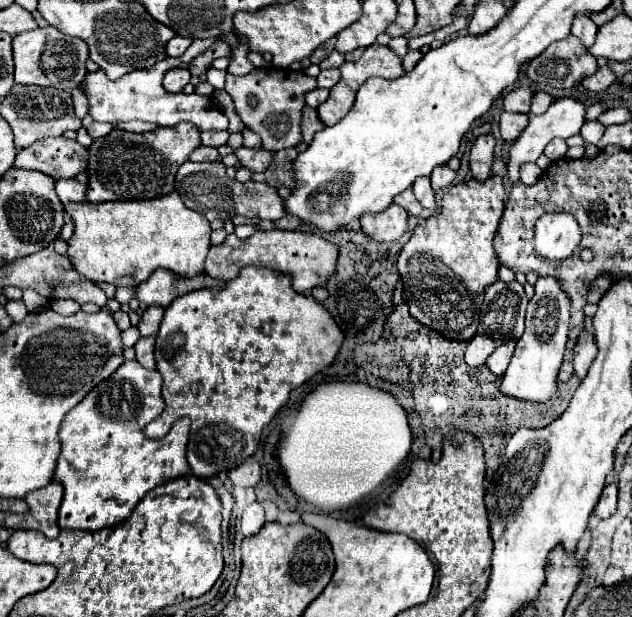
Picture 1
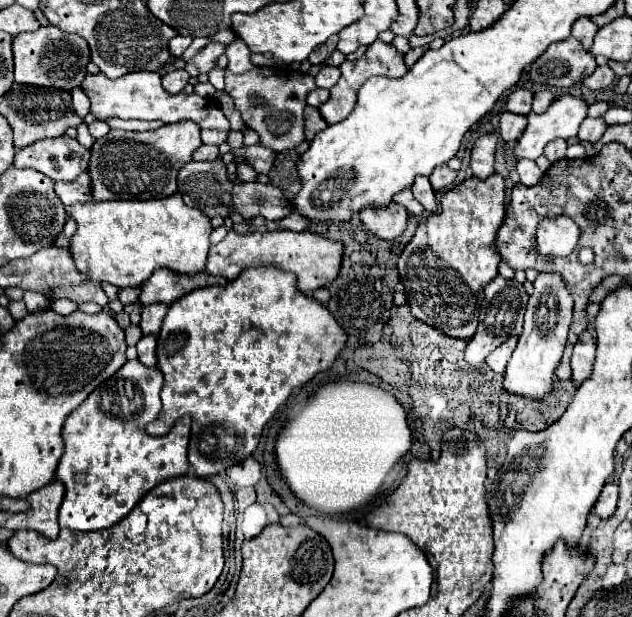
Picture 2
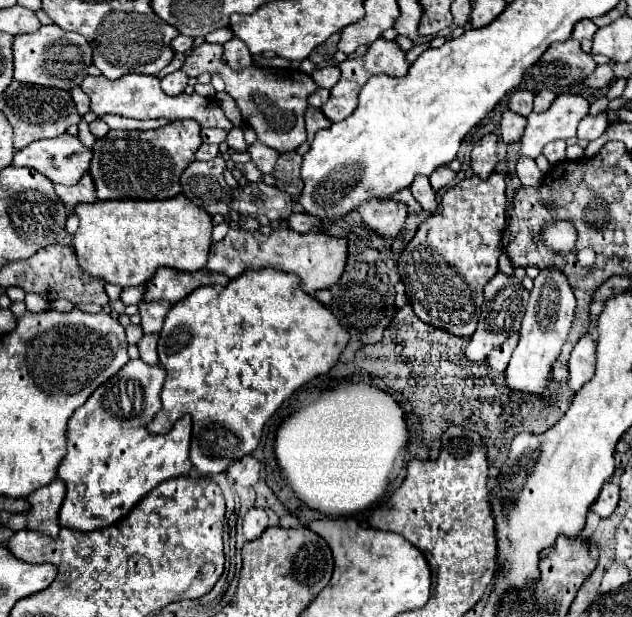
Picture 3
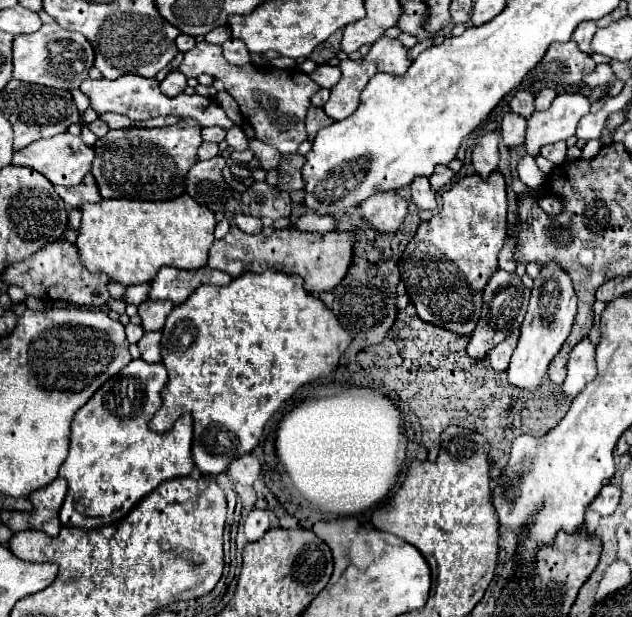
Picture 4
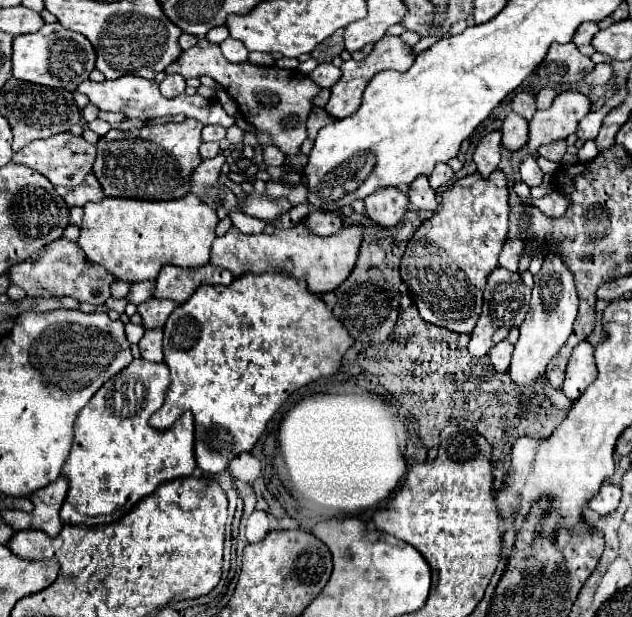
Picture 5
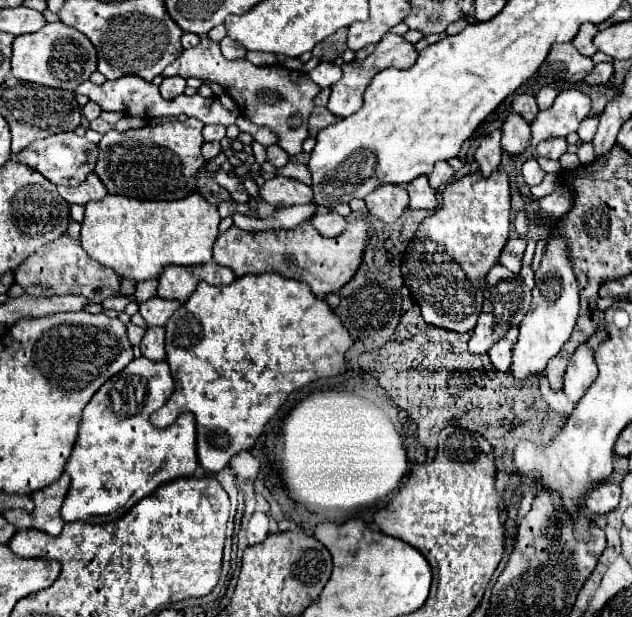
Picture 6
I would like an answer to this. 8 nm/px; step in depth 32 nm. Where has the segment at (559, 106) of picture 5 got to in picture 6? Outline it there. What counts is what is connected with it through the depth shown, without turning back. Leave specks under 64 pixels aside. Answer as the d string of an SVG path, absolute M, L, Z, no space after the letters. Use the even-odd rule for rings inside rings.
M580 90L560 92L552 108L538 112L532 126L532 148L550 136L568 136L578 130L580 122L590 114L592 102Z

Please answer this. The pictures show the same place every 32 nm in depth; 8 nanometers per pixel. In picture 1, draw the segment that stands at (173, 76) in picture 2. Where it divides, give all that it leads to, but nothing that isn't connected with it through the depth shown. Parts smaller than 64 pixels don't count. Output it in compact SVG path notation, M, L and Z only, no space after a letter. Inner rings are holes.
M174 68L174 70L168 70L166 76L164 76L164 88L168 92L182 92L182 88L190 82L190 72L186 68Z

